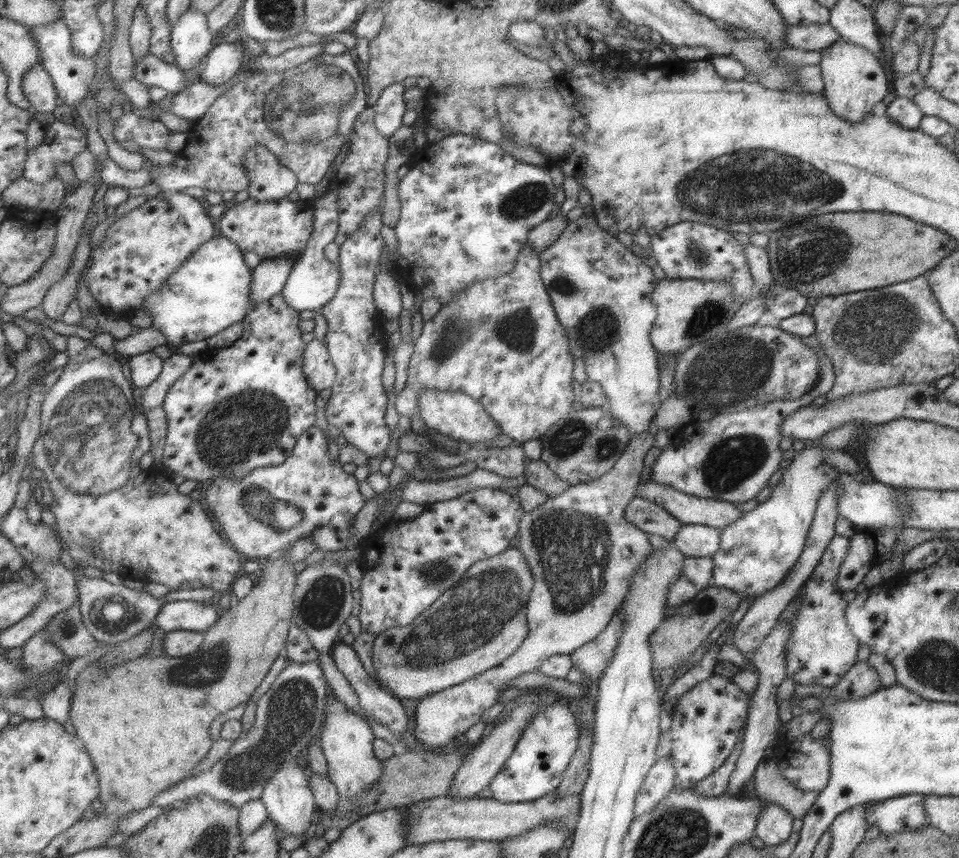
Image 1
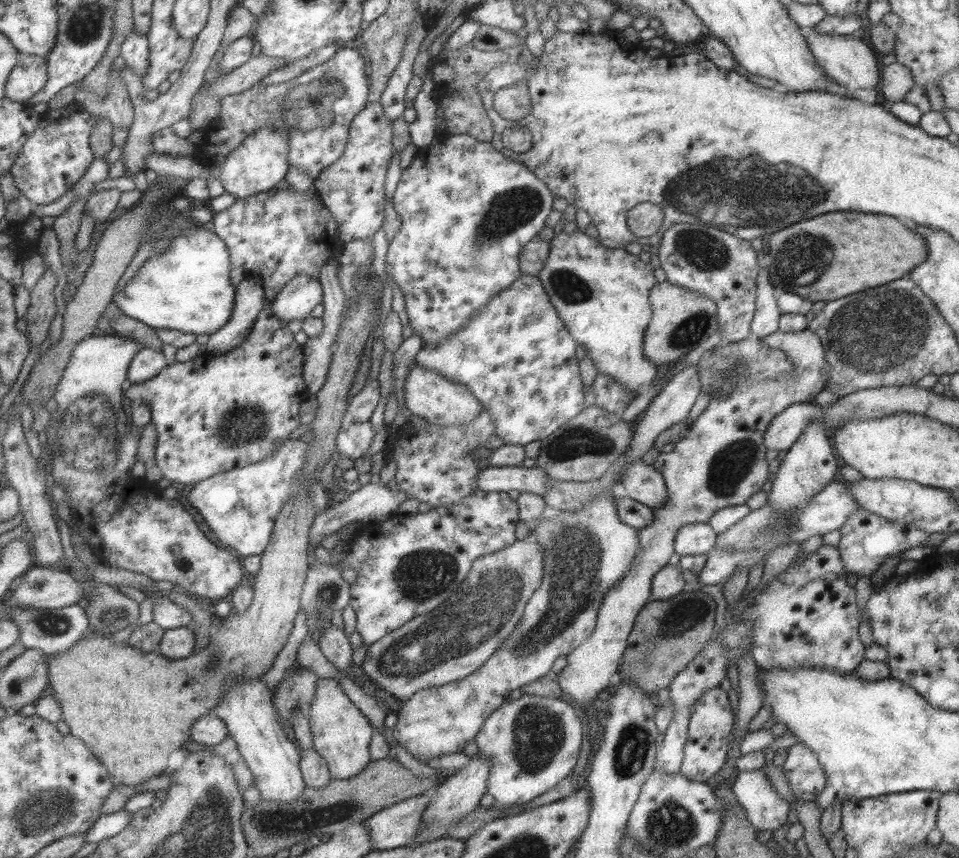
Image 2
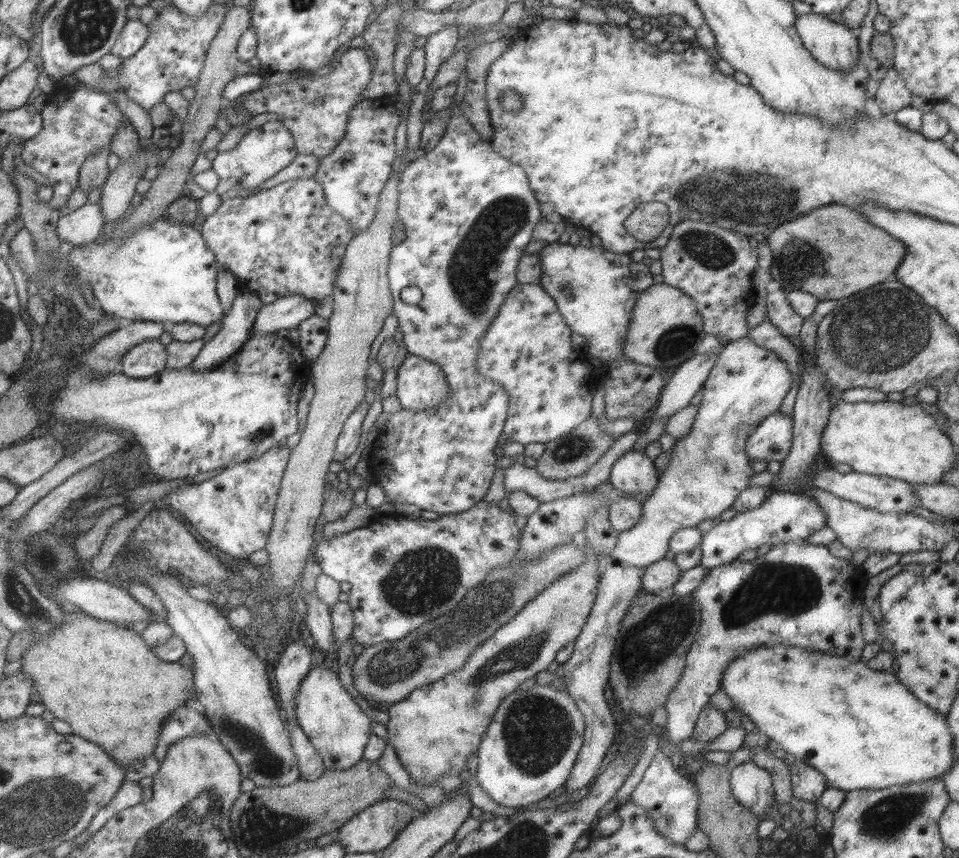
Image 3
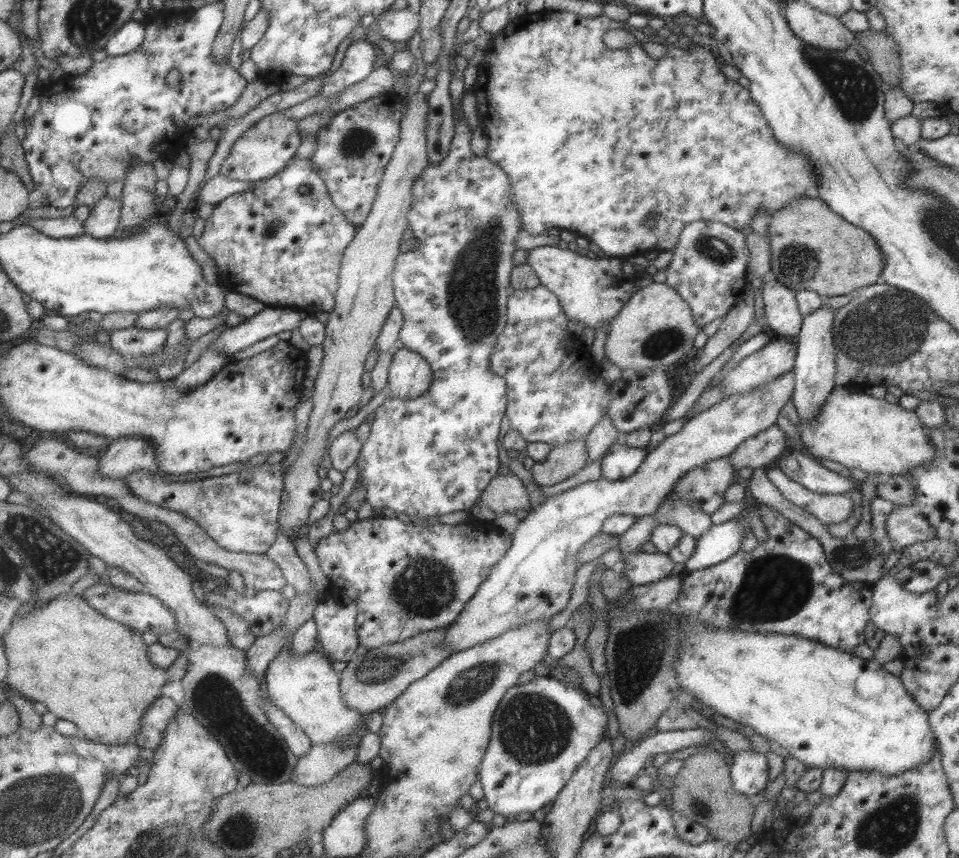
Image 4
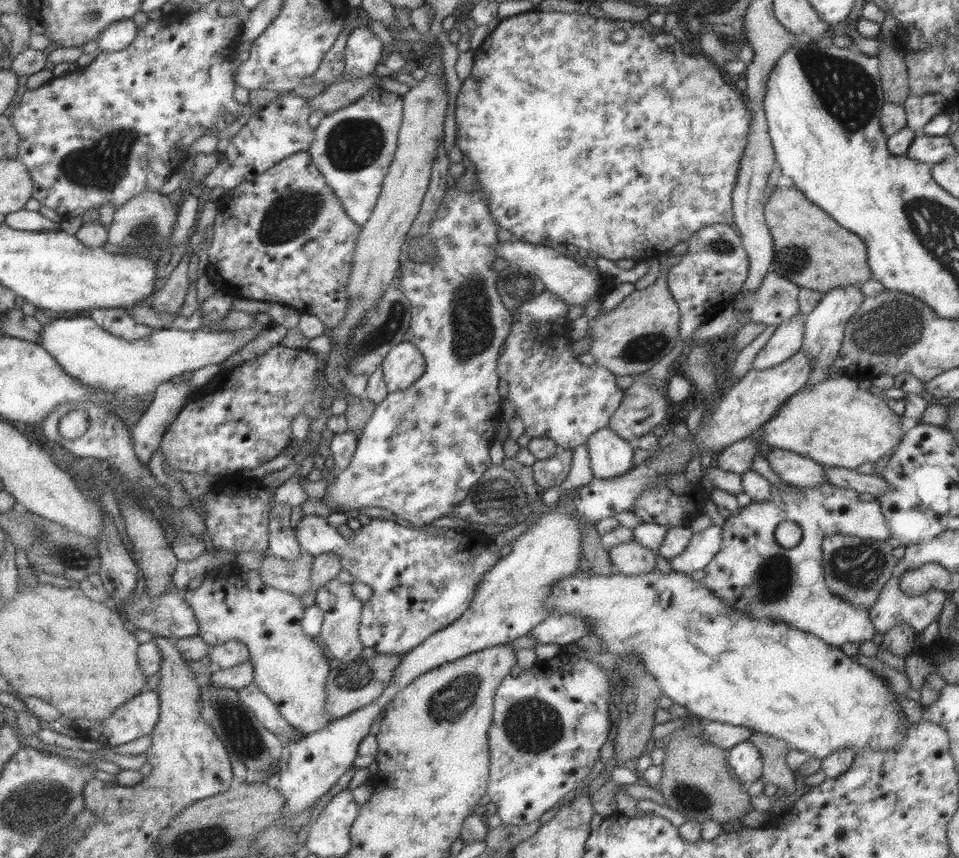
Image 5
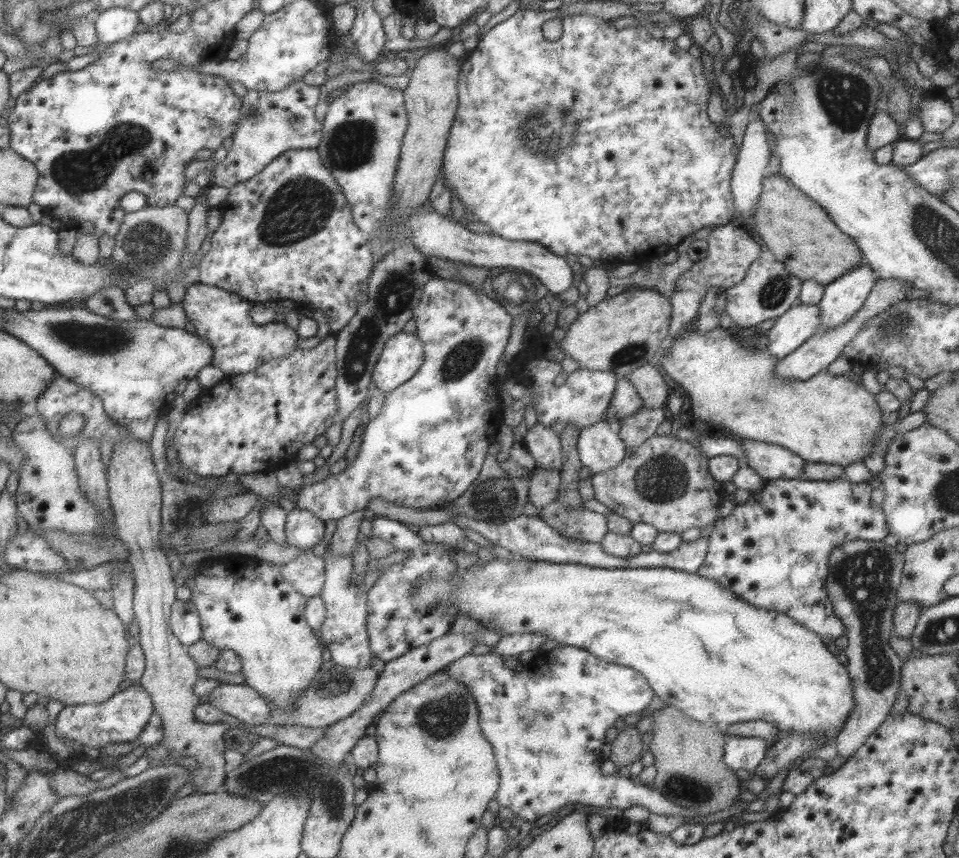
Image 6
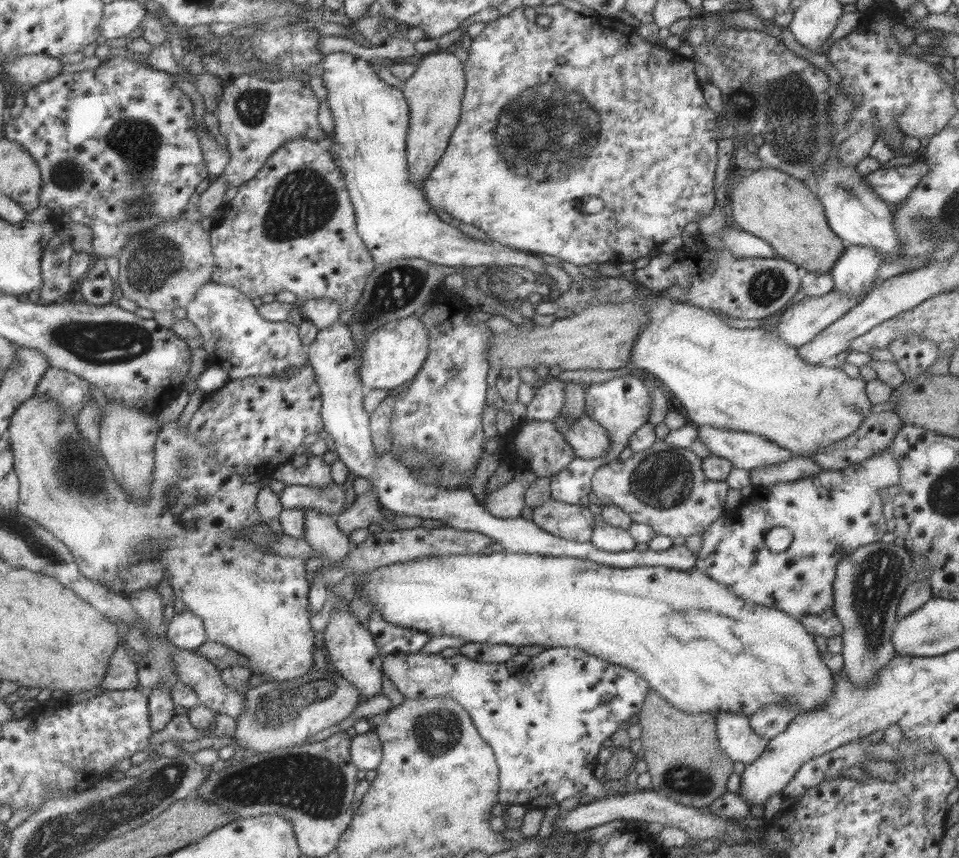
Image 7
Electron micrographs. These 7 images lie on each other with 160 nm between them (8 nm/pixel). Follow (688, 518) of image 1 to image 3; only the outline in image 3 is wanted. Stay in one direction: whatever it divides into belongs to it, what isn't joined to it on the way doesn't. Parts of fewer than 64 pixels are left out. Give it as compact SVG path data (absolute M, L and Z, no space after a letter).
M631 449L613 461L608 481L613 488L631 496L637 493L649 496L658 478L652 460L642 450Z

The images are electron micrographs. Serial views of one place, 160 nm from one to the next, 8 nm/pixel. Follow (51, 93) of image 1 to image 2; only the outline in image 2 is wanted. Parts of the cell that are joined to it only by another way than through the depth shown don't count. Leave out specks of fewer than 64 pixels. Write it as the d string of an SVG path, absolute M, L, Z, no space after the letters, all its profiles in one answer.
M17 54L15 67L10 71L5 84L8 101L25 104L47 82L47 61L41 56Z

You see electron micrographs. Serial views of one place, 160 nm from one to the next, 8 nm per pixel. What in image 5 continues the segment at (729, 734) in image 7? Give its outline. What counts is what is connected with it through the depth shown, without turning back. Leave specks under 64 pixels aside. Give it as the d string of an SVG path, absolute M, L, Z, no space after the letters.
M748 740L739 742L729 749L726 763L733 772L733 780L737 780L744 787L761 780L762 758L757 748Z

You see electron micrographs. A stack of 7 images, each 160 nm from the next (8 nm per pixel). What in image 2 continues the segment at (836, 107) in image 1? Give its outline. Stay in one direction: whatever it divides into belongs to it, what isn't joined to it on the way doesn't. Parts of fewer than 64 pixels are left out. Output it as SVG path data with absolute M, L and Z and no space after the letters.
M813 27L802 29L802 36L817 66L825 72L825 76L833 79L835 84L847 92L849 99L857 90L875 90L879 70L875 56L867 44L861 40L853 40L847 35L817 34L813 32Z

